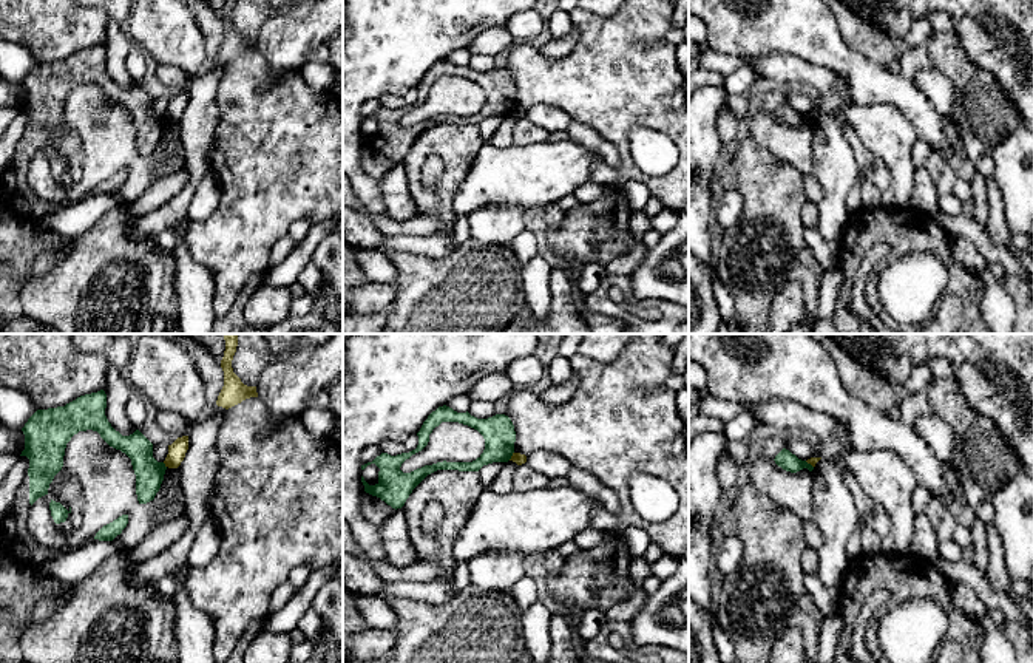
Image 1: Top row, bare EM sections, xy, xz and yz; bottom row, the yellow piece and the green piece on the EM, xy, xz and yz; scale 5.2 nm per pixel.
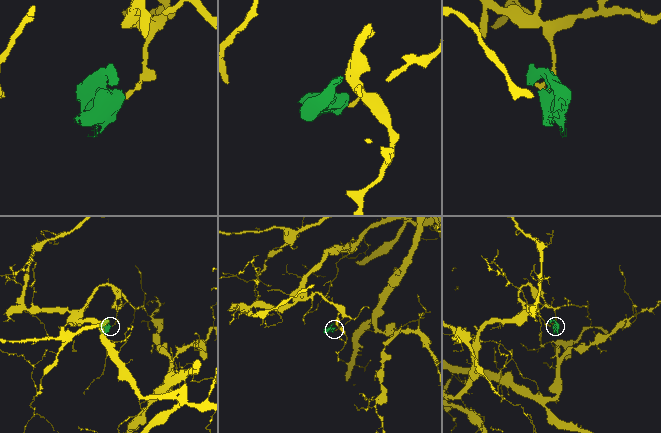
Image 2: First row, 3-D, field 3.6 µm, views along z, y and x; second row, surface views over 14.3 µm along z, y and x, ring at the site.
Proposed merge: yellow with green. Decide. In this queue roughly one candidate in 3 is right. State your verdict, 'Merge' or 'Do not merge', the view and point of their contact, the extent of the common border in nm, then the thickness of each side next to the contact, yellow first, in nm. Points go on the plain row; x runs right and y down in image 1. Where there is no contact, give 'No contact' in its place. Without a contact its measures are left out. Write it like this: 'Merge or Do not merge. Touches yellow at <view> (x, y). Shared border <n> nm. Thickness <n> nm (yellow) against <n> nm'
Do not merge. Touches yellow at xz (511, 110). Shared border 50 nm. Thickness 60 nm (yellow) against 170 nm

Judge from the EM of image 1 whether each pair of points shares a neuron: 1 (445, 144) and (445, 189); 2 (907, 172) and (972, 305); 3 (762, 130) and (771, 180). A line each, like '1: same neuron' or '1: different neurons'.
1: same neuron
2: different neurons
3: different neurons

